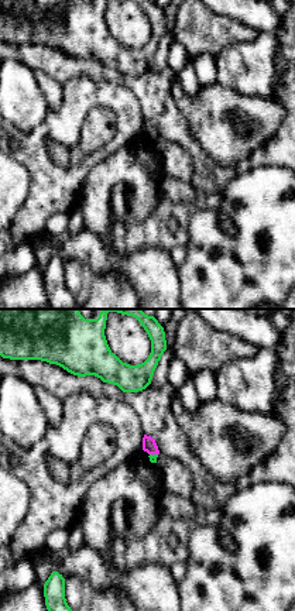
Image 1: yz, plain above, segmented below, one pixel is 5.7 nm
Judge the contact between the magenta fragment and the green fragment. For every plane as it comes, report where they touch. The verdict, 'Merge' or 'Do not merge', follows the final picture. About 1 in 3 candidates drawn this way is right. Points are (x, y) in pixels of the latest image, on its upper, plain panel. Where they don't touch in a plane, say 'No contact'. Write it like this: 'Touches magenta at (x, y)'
Touches magenta at (154, 137)

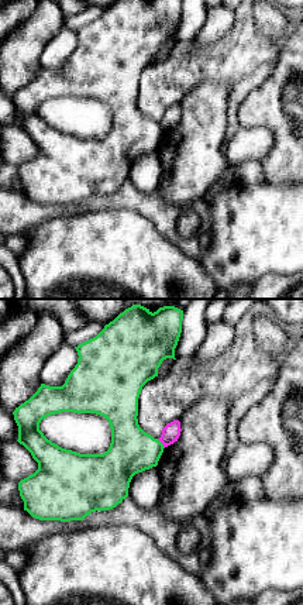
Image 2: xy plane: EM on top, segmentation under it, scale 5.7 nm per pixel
Touches magenta at (161, 126)

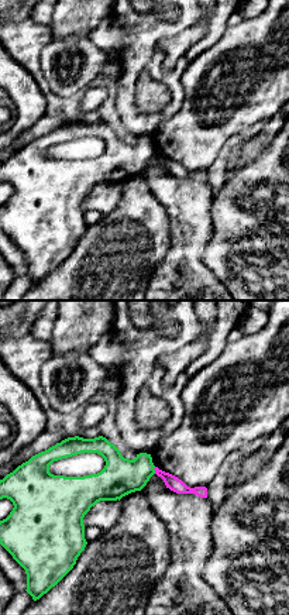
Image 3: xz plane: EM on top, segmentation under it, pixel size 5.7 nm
Touches magenta at (154, 153)

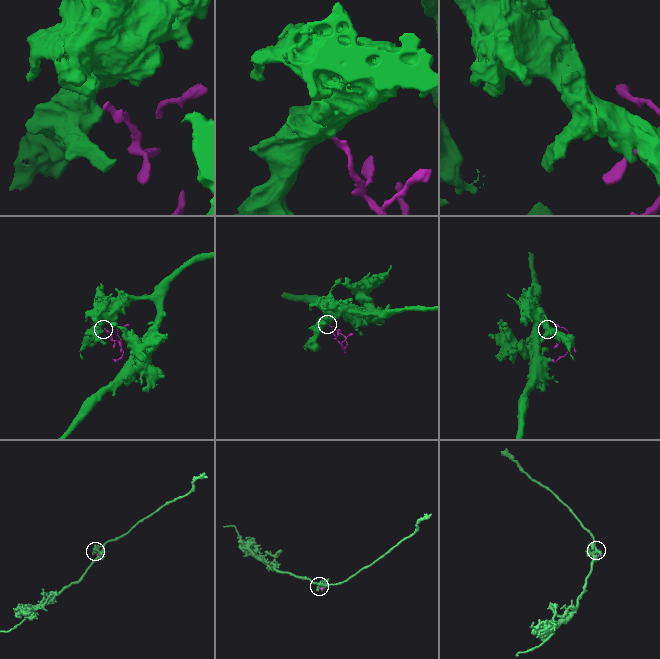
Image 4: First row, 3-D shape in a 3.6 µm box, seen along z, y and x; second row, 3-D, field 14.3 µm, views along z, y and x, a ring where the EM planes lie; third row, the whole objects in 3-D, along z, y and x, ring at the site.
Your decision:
Do not merge

